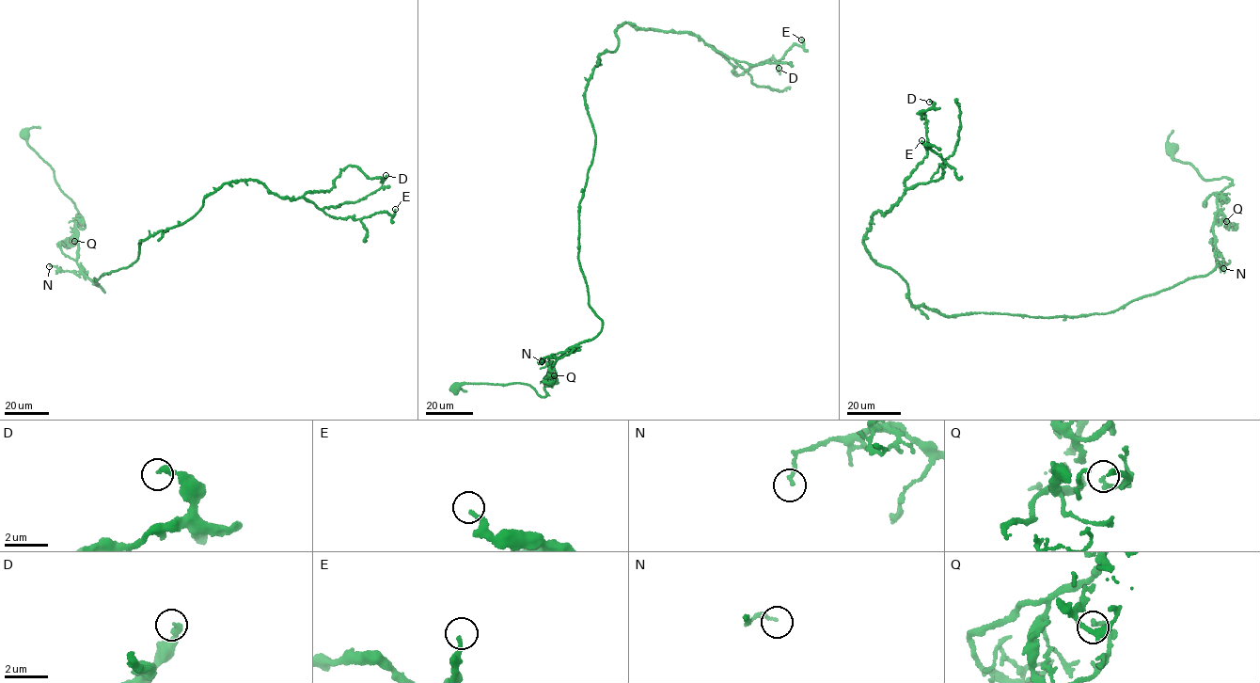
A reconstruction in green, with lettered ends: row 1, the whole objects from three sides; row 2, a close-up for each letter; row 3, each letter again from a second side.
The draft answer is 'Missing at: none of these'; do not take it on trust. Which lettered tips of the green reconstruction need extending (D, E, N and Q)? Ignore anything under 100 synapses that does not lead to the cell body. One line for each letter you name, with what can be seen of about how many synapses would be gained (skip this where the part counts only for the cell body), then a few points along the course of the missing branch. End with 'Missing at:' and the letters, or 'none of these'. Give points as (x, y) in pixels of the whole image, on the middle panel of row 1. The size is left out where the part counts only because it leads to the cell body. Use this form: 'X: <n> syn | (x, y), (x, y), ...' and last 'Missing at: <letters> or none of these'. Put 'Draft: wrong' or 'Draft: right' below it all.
Missing at: none of these
Draft: right

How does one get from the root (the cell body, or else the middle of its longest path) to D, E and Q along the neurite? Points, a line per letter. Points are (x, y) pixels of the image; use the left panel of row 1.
D: (24, 135), (74, 204), (77, 263), (104, 292), (95, 277), (226, 182), (297, 198), (349, 166), (385, 175)
E: (24, 135), (74, 204), (77, 263), (104, 292), (95, 277), (226, 182), (261, 182), (338, 218), (395, 209)
Q: (24, 135), (74, 204), (79, 214), (74, 234), (69, 239), (70, 246), (74, 241)

